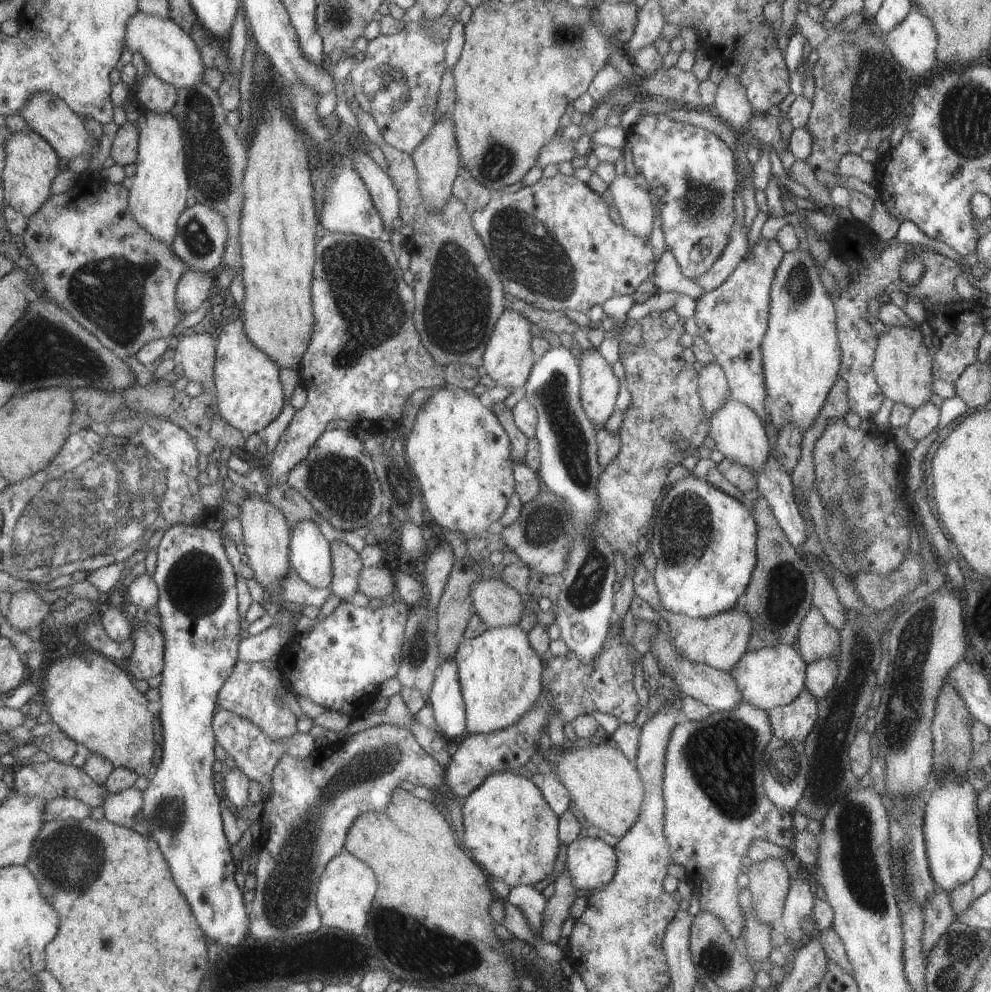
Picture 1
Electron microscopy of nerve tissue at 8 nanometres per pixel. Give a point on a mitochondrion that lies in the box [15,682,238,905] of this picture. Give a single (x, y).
(75, 860)

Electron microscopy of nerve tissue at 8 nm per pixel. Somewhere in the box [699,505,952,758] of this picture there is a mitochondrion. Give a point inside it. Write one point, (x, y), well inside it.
(786, 592)

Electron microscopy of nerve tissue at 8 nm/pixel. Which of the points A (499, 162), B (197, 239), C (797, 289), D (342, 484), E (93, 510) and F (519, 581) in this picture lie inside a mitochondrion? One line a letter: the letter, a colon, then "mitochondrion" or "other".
A: mitochondrion
B: mitochondrion
C: mitochondrion
D: mitochondrion
E: mitochondrion
F: other

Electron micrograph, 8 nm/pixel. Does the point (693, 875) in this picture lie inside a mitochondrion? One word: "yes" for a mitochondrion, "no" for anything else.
no

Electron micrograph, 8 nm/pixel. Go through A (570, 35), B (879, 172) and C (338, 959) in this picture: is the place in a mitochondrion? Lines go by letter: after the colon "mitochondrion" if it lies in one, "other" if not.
A: mitochondrion
B: other
C: other

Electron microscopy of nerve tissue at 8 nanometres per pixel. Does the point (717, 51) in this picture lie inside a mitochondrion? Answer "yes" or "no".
no

